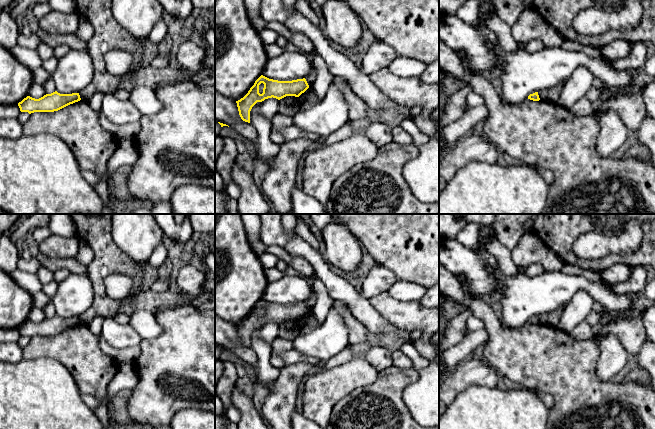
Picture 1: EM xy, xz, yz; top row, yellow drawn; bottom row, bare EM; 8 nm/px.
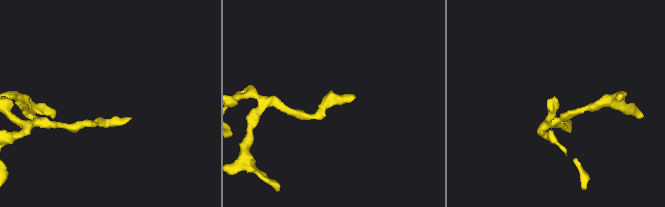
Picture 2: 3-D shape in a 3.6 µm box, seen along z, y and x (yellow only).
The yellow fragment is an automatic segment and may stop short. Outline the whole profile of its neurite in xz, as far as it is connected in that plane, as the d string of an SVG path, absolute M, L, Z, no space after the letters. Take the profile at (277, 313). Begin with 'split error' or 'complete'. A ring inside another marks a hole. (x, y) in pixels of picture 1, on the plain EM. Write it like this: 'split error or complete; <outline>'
complete; M261 299L250 312L248 317L236 325L239 339L245 346L250 347L250 335L257 326L268 322L278 324L286 320L299 321L309 312L305 302L292 305L278 305Z

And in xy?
complete; M57 315L46 318L39 323L27 320L18 327L21 336L54 336L80 325L79 317L60 318Z

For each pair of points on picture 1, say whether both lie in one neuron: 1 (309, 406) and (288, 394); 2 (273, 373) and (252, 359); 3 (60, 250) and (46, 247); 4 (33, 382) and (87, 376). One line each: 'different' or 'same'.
1: different
2: different
3: same
4: different

